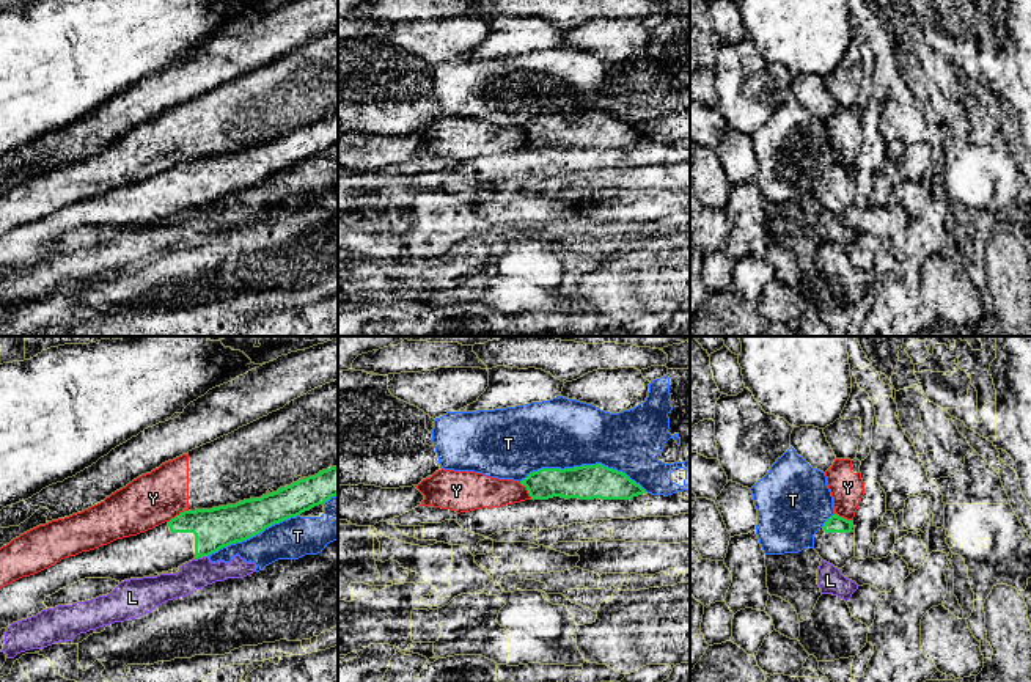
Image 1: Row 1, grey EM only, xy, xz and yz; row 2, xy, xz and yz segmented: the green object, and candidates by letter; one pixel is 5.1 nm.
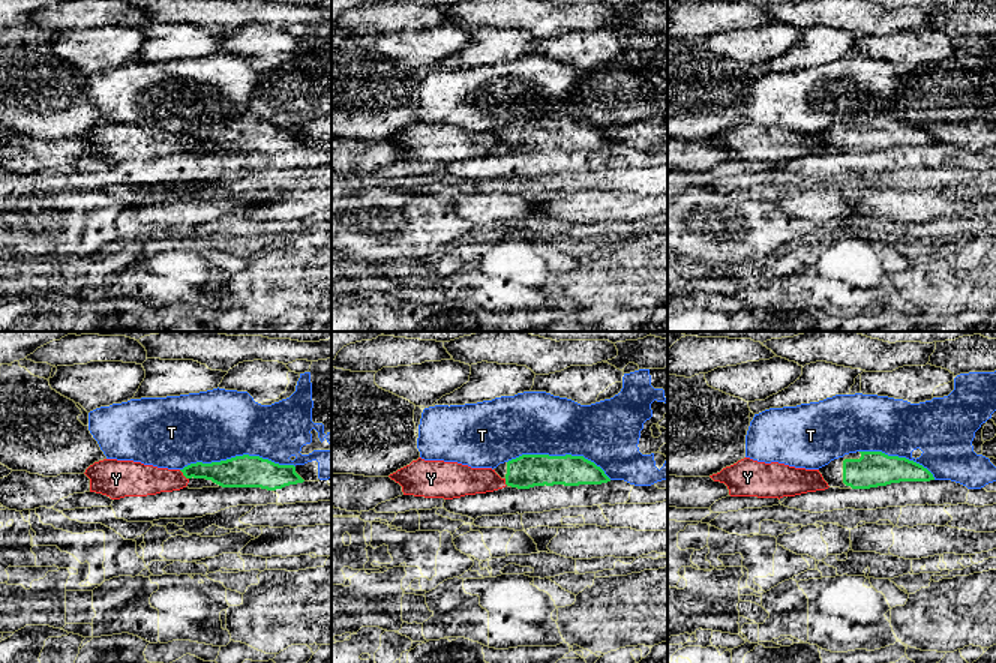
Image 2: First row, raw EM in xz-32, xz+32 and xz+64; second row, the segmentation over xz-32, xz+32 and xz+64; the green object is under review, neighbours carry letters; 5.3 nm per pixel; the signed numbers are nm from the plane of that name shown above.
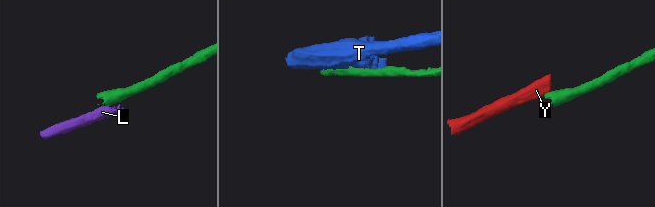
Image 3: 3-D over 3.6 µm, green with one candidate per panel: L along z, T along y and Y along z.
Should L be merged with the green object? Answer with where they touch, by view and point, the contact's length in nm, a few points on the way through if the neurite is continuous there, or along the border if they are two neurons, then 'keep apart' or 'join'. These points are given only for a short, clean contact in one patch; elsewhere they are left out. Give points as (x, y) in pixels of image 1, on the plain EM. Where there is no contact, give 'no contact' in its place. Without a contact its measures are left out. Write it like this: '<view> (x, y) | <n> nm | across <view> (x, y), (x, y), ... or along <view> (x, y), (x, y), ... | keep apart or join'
xy (201, 205) | 80 nm | along xy (208, 203), (195, 208) | keep apart

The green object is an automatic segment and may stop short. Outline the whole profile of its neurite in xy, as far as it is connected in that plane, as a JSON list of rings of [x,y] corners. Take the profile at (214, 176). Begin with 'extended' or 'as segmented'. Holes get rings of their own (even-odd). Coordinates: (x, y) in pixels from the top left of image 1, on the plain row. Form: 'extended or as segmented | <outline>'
extended | [[[338,113],[277,140],[236,152],[184,159],[152,178],[22,225],[0,237],[0,278],[47,258],[44,248],[85,226],[124,229],[168,220],[247,189],[266,176],[297,165],[338,143]]]

